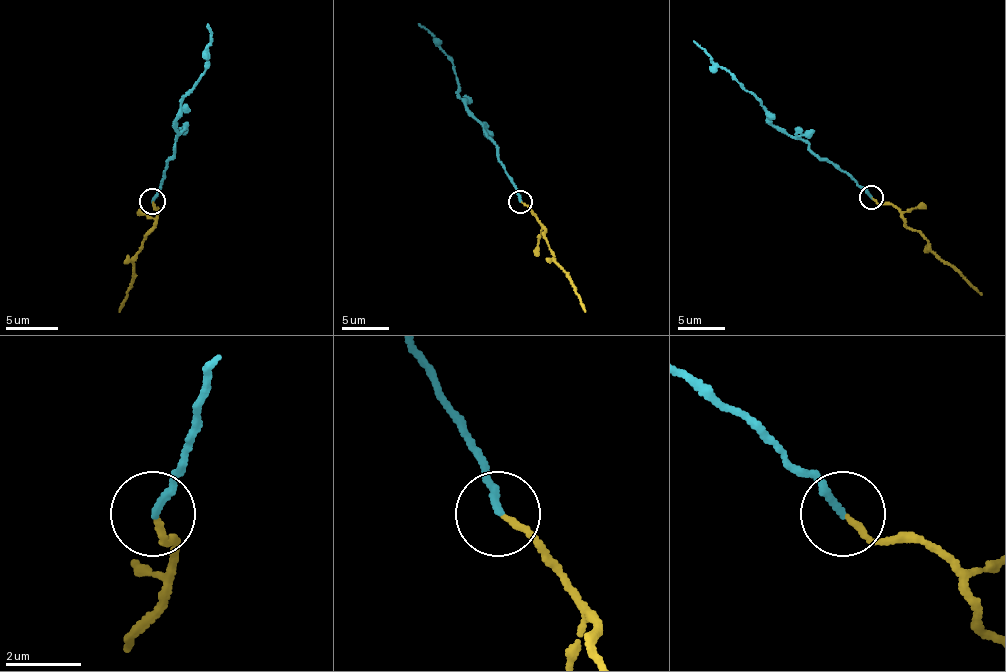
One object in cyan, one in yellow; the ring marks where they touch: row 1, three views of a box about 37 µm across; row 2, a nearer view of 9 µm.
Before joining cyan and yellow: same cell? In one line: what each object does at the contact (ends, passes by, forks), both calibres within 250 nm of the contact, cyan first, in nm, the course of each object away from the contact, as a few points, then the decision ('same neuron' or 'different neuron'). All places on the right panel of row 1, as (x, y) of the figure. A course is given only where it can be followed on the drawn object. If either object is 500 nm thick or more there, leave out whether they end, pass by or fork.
cyan ends there; yellow ends there; 180 nm thick on the cyan side, 150 nm on the other; cyan runs (872, 198), (853, 179), (820, 160), (807, 143), (772, 124), (754, 95), (694, 41); yellow runs (872, 198), (898, 209), (907, 226), (918, 231), (934, 252), (953, 264), (981, 295); same neuron

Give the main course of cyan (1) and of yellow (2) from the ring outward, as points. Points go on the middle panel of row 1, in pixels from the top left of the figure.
1: (521, 202), (484, 123), (458, 96), (458, 82), (448, 57), (419, 24)
2: (521, 202), (541, 223), (556, 265), (570, 281), (586, 311)

